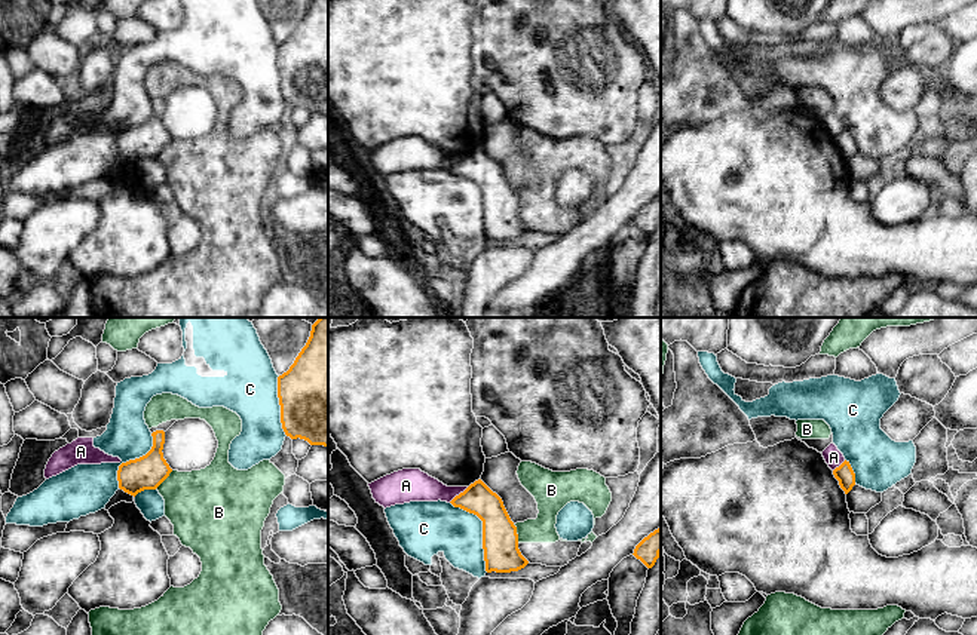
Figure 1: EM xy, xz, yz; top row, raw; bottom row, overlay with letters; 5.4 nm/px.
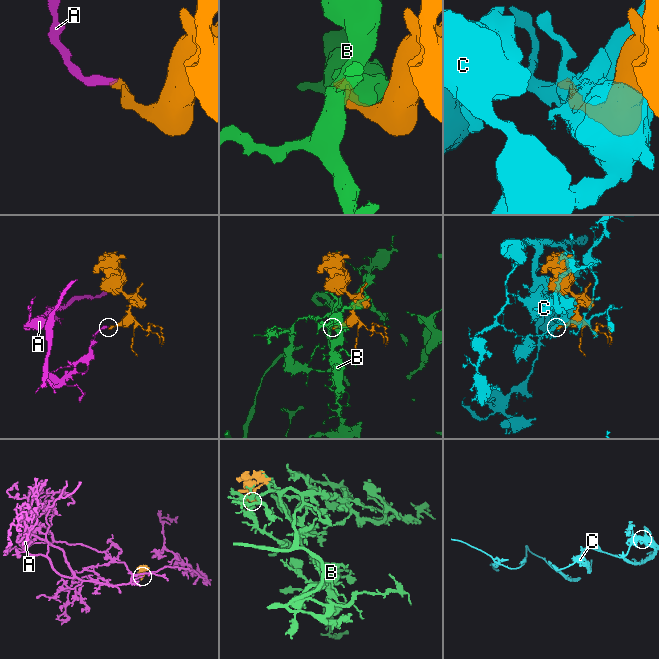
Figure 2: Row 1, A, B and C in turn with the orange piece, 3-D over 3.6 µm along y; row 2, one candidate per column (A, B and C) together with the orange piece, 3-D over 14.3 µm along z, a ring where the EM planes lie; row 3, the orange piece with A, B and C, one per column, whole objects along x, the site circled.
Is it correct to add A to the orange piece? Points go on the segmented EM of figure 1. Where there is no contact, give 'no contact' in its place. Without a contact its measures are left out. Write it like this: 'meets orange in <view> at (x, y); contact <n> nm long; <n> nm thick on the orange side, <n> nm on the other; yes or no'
meets orange in xz at (459, 494); contact 140 nm long; 170 nm thick on the orange side, 180 nm on the other; no

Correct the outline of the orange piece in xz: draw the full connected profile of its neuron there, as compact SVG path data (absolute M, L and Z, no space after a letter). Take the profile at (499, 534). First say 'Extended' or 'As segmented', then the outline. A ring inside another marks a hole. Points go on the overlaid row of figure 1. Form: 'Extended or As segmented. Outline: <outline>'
As segmented. Outline: M481 479L471 484L450 503L483 521L483 549L487 573L518 571L529 564L518 549L517 527L511 521L502 499Z

